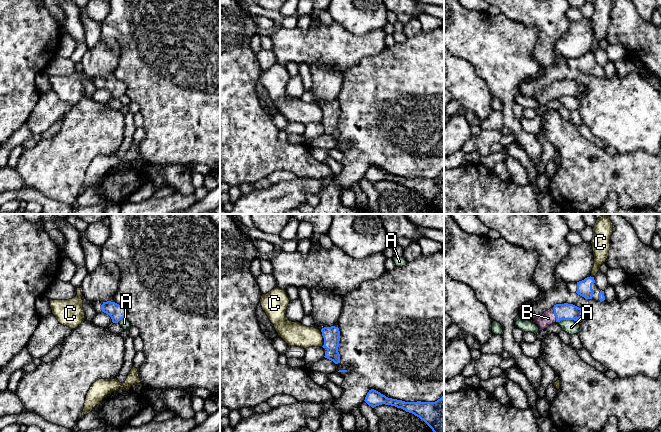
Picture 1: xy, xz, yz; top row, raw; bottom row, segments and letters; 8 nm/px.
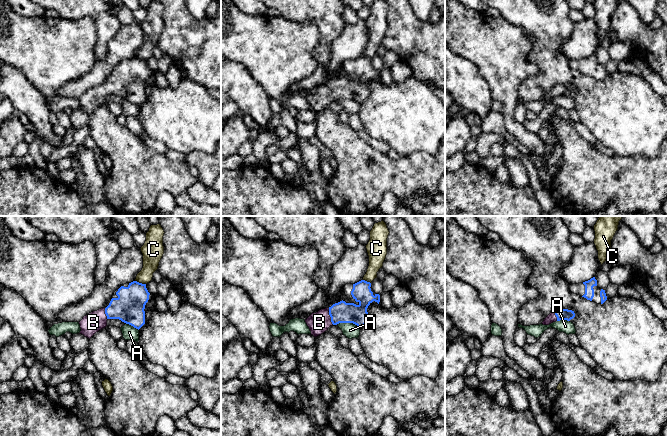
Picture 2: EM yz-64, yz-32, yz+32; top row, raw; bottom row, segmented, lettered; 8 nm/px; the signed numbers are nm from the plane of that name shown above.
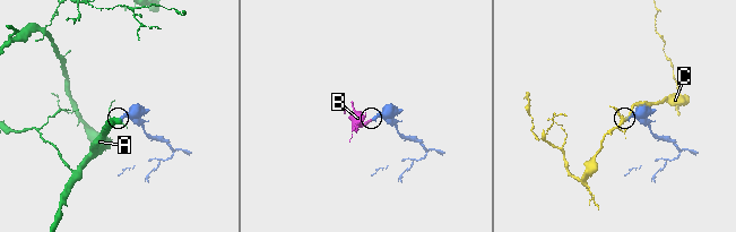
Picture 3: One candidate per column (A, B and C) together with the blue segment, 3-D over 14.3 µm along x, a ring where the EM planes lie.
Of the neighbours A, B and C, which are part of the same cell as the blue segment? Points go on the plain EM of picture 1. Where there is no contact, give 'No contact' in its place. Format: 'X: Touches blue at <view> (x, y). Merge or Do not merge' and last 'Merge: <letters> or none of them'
A: Touches blue at yz (566, 95). Do not merge
B: Touches blue at yz (555, 91). Merge
C: Touches blue at xz (322, 111). Do not merge
Merge: B

